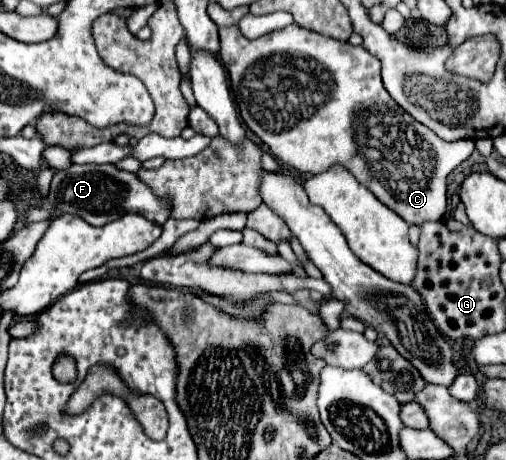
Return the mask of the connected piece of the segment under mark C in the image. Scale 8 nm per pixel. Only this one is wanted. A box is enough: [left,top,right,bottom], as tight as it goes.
[219,24,475,224]

